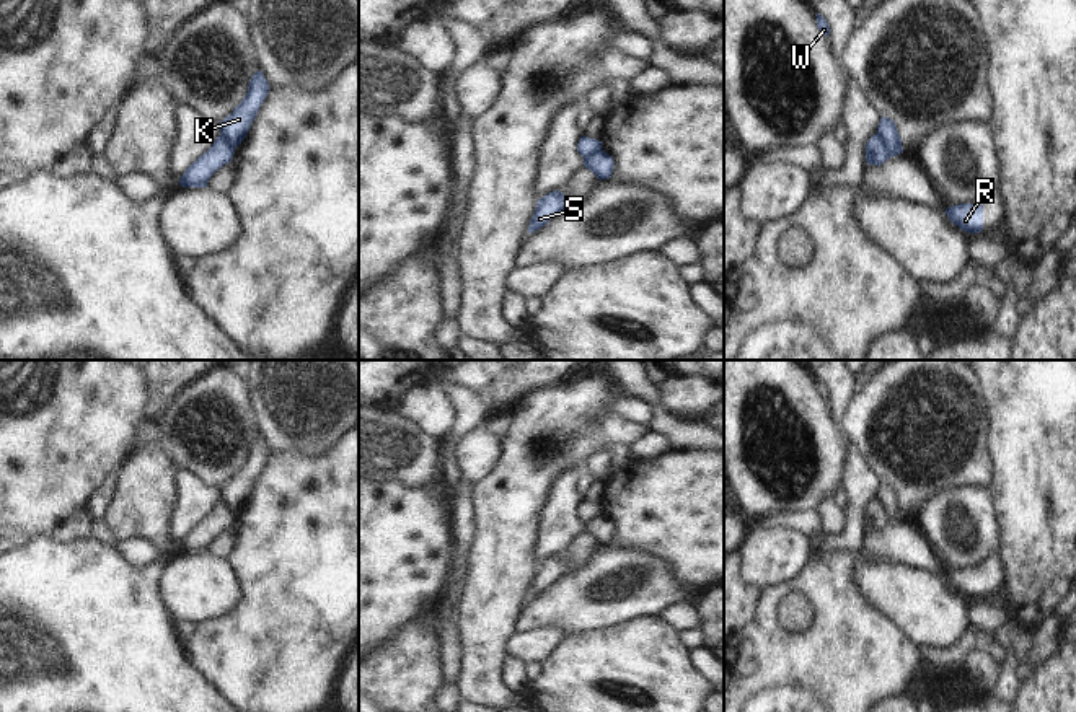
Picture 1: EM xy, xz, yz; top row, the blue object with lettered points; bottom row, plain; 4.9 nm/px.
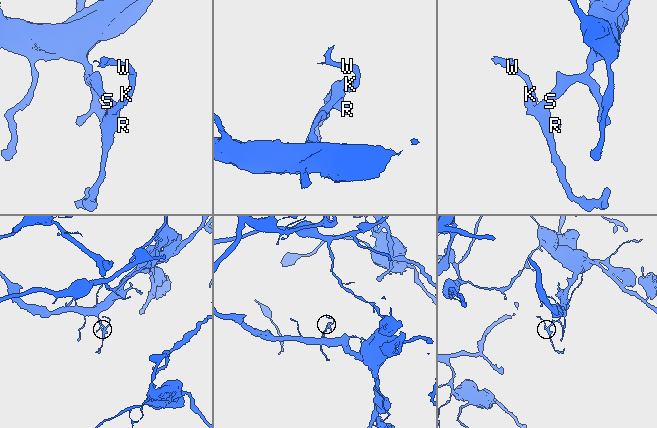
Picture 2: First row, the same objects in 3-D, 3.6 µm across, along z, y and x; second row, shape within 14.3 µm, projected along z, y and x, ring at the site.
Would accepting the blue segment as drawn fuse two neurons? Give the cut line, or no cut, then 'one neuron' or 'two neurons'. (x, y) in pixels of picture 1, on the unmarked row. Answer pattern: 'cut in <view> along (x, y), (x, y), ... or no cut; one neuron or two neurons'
cut in yz along (877, 497), (890, 522); two neurons

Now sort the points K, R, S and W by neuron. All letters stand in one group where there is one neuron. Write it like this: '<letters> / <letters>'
K W / R S

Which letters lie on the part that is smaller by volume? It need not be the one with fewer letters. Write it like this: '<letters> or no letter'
K, W

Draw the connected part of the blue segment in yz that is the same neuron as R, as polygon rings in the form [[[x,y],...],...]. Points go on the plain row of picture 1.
[[[959,569],[947,572],[946,580],[949,585],[967,598],[980,598],[983,595],[983,570]]]

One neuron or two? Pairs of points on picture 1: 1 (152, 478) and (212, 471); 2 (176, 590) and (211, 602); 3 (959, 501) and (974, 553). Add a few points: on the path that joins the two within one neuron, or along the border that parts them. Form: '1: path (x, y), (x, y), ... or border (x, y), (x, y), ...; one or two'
1: border (160, 440), (178, 470); two
2: path (185, 590), (199, 590), (202, 593); one
3: path (959, 514), (965, 540); one

